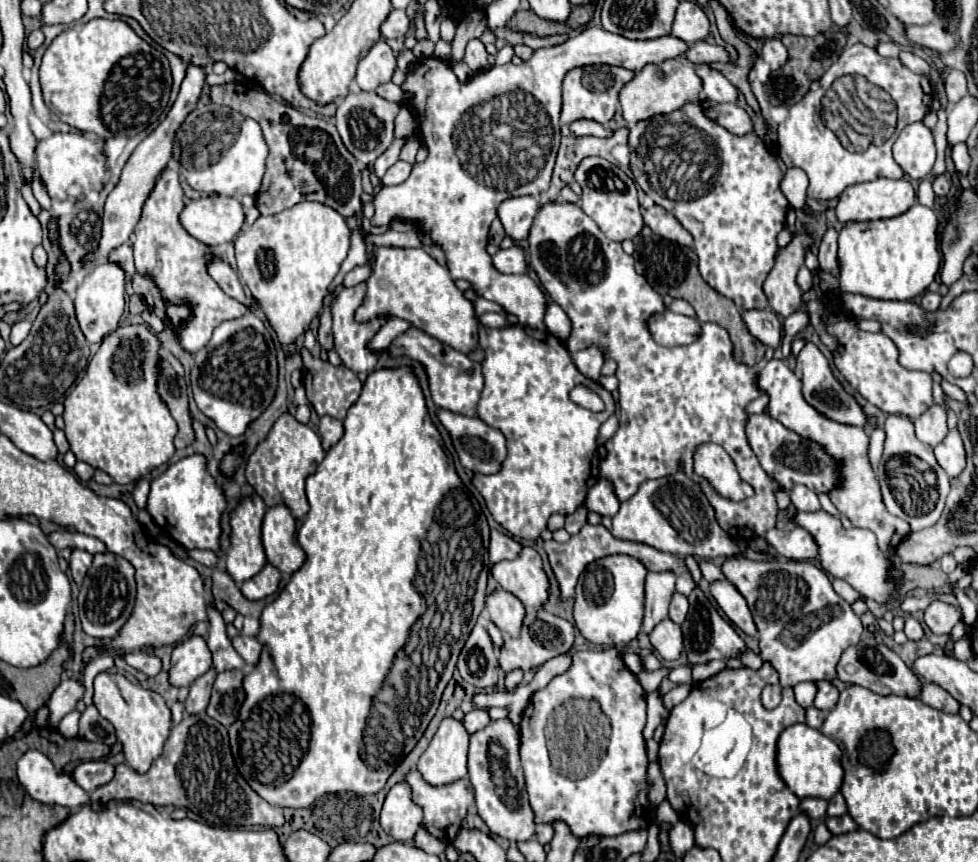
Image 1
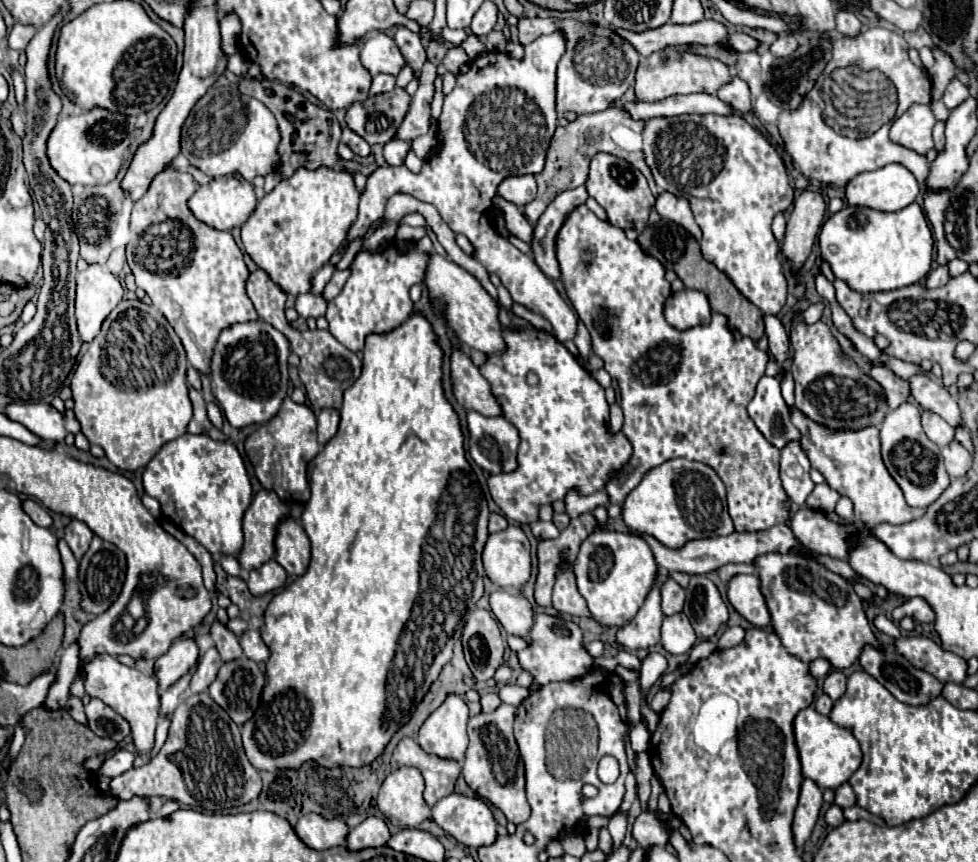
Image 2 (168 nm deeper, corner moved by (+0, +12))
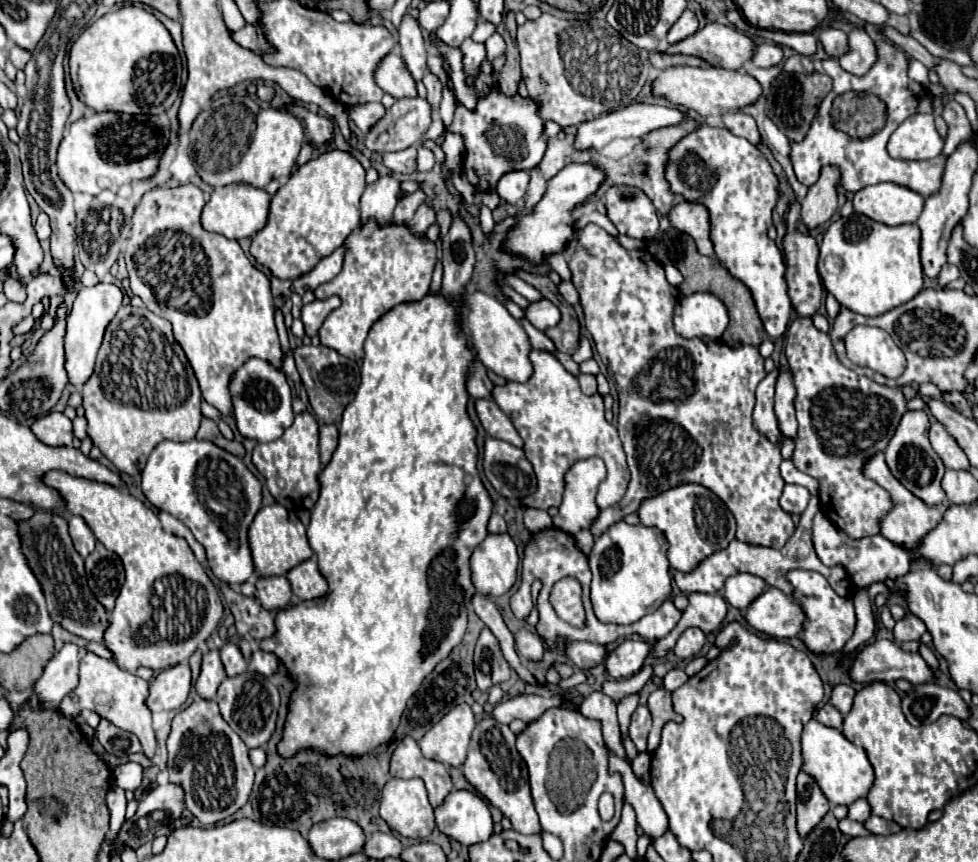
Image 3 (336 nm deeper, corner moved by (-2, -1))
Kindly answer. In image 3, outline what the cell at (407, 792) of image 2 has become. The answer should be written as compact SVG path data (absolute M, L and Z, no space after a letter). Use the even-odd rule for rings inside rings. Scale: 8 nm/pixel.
M390 779L382 791L380 817L410 839L424 839L436 827L434 811L420 779Z

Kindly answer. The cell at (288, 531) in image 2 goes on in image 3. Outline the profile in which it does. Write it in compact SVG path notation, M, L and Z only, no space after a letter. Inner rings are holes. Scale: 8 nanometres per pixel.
M314 557L292 567L286 573L286 579L290 581L294 595L298 595L298 599L302 599L302 601L322 597L328 591L328 585L326 585L324 577L320 575Z

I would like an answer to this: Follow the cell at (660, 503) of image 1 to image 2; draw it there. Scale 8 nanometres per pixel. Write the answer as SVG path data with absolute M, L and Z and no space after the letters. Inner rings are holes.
M674 458L652 468L624 500L622 516L632 530L654 536L668 548L682 548L690 540L734 532L730 514L726 520L726 488L722 480L710 466L686 458Z

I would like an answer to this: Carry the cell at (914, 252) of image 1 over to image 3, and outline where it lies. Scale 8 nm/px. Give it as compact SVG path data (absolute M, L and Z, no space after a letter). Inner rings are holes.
M852 213L850 217L840 217L824 233L820 245L818 271L824 281L824 287L838 299L840 305L868 317L882 315L910 301L924 285L924 271L920 263L920 229L916 223L888 227L884 223L876 223L866 215L858 215L858 213Z

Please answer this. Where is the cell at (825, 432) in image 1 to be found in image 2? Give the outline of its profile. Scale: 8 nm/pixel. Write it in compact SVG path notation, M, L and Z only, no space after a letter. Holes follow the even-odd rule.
M792 412L792 424L800 432L800 444L806 452L810 464L822 472L828 486L834 488L840 496L846 496L854 504L854 520L860 520L868 526L874 524L904 524L916 520L926 512L926 508L912 508L906 504L904 494L896 480L886 470L880 456L880 438L878 428L864 428L858 432L826 432L820 424L806 420L802 412Z

